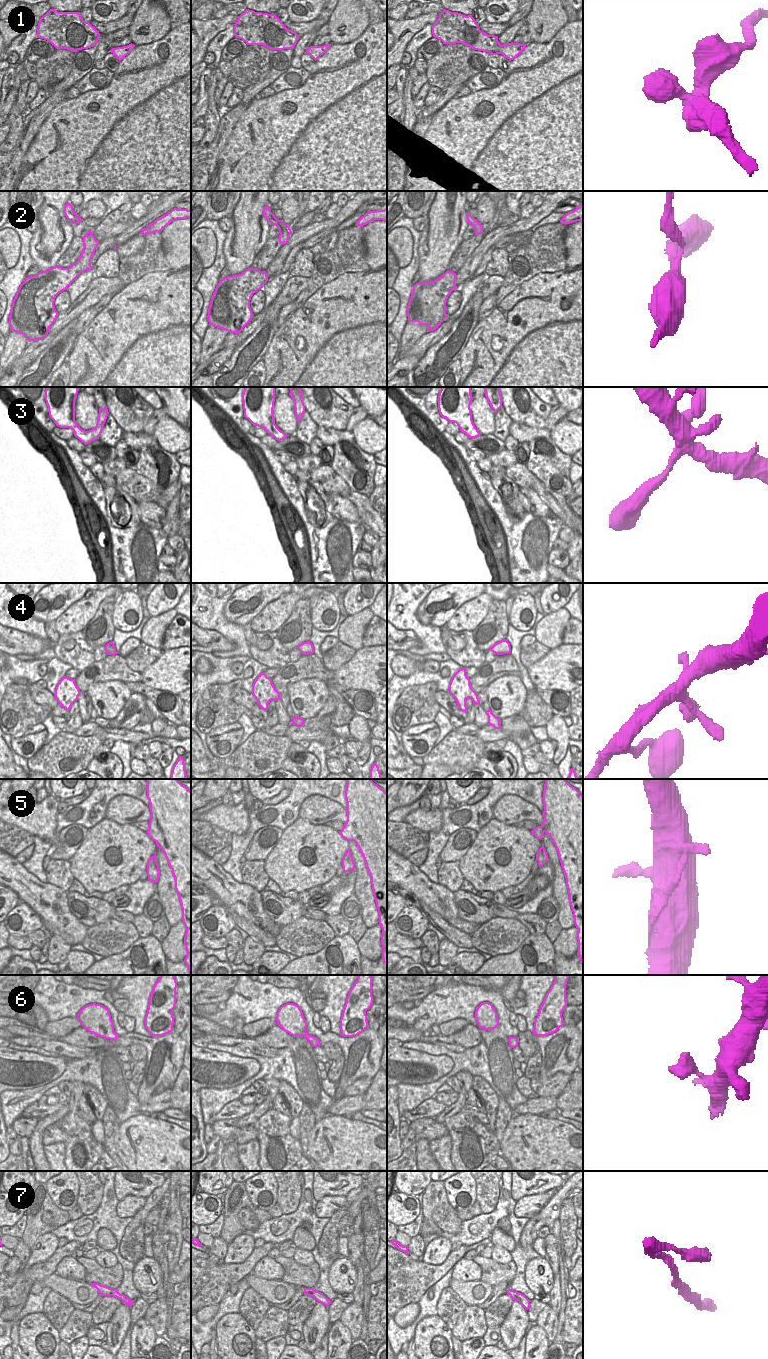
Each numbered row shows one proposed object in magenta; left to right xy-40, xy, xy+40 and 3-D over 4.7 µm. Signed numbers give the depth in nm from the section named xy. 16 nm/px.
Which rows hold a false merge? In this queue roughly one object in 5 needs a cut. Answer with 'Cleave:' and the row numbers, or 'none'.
Cleave: none

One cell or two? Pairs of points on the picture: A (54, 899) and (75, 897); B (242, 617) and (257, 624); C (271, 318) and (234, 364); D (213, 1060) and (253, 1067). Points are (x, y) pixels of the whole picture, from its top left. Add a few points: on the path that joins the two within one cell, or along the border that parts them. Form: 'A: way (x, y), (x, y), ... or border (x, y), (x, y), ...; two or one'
A: border (66, 892), (69, 910), (78, 919); two
B: border (267, 604), (249, 622); two
C: way (265, 331), (264, 337), (246, 356); one
D: way (223, 1061), (243, 1064); one

